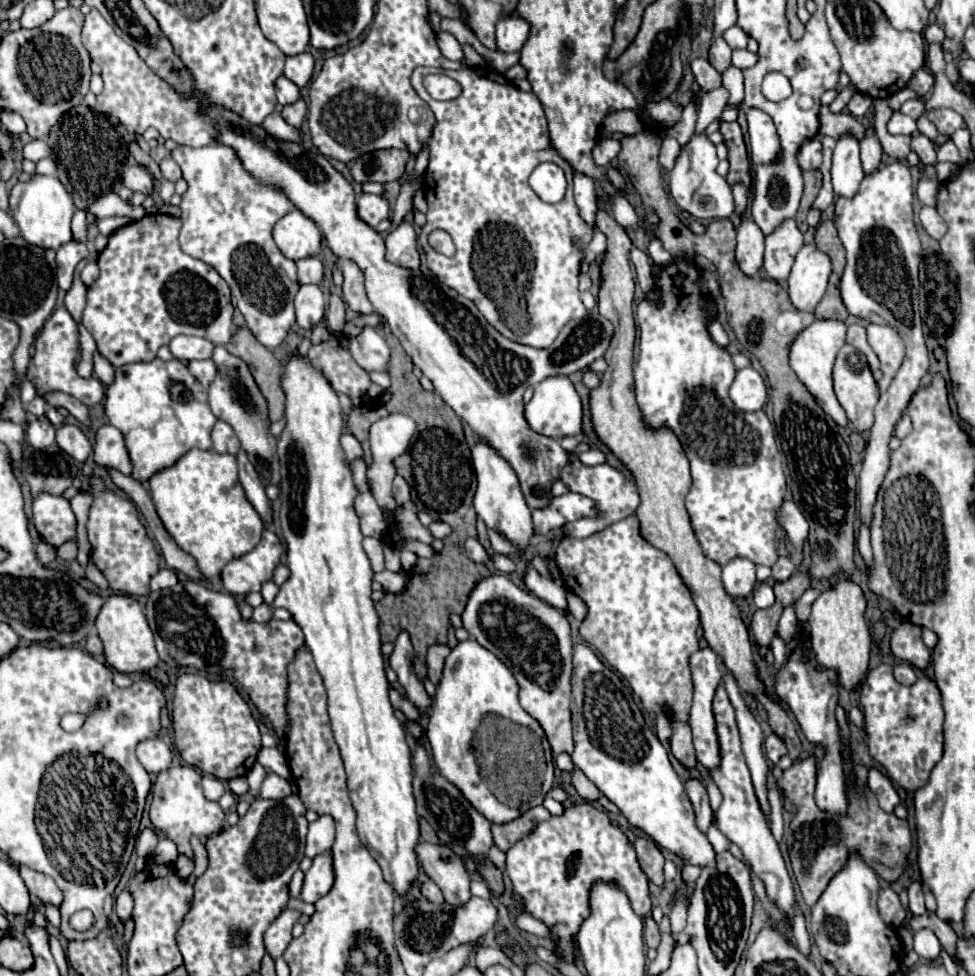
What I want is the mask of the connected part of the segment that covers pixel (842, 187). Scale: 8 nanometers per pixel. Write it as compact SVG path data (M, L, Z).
M840 135L836 139L836 149L832 155L832 185L834 193L842 197L852 197L864 179L860 163L860 143L854 135Z

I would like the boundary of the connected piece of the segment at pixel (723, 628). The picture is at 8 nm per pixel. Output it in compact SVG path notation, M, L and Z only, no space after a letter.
M600 209L596 215L598 229L608 237L608 249L604 253L602 265L600 265L600 289L598 289L598 311L602 317L606 317L614 325L614 335L608 351L604 353L604 359L608 363L606 371L602 373L600 385L590 391L590 415L592 415L592 427L598 439L618 457L618 461L624 463L624 467L632 473L632 479L640 493L640 505L636 509L636 517L640 521L640 533L644 539L664 551L686 587L692 593L692 601L698 607L700 613L700 627L704 629L704 637L708 645L720 655L722 663L734 673L738 685L742 691L752 693L758 697L758 701L768 711L770 727L778 737L782 737L788 745L788 757L792 761L798 759L802 751L802 743L798 739L794 721L786 715L786 711L770 701L764 691L762 683L756 675L756 667L752 661L752 645L748 631L742 623L740 611L732 597L724 591L722 579L720 579L720 565L712 559L708 559L694 535L694 529L690 525L690 517L684 507L684 497L692 485L690 477L690 463L684 455L684 449L674 435L672 429L660 427L650 429L642 415L640 407L634 397L634 377L632 377L632 365L634 365L634 339L636 339L636 325L632 315L632 299L634 299L634 281L630 273L630 247L632 241L624 227L616 223L616 219Z

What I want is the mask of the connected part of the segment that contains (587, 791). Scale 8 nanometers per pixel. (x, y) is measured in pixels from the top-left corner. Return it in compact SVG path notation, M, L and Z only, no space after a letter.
M576 767L572 771L572 785L576 787L578 795L584 797L584 799L588 799L588 801L596 801L600 797L600 791L596 789L596 785L580 769L576 769Z

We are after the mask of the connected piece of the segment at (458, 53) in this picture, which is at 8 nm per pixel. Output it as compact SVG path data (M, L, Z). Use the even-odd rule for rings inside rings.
M450 33L438 35L438 47L440 47L442 55L448 59L462 59L462 45L458 43L458 39L454 35L450 35Z

